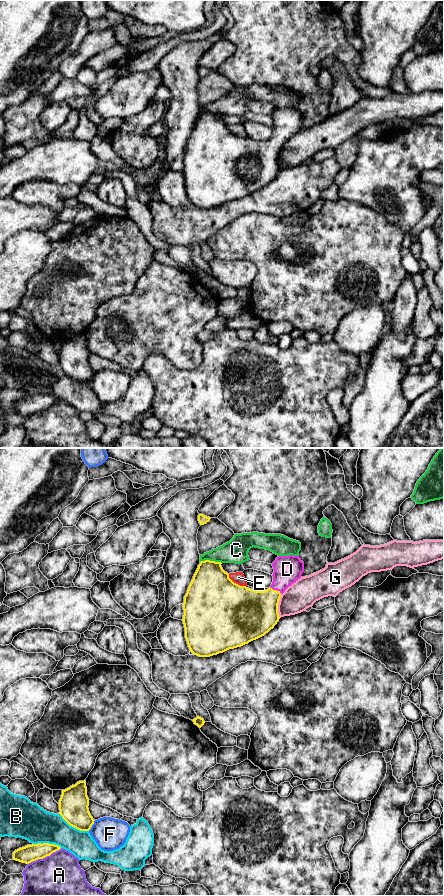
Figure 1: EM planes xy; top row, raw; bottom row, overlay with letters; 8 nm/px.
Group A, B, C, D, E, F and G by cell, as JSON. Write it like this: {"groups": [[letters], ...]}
{"groups": [["A"], ["B"], ["C"], ["D"], ["E"], ["F"], ["G"]]}

